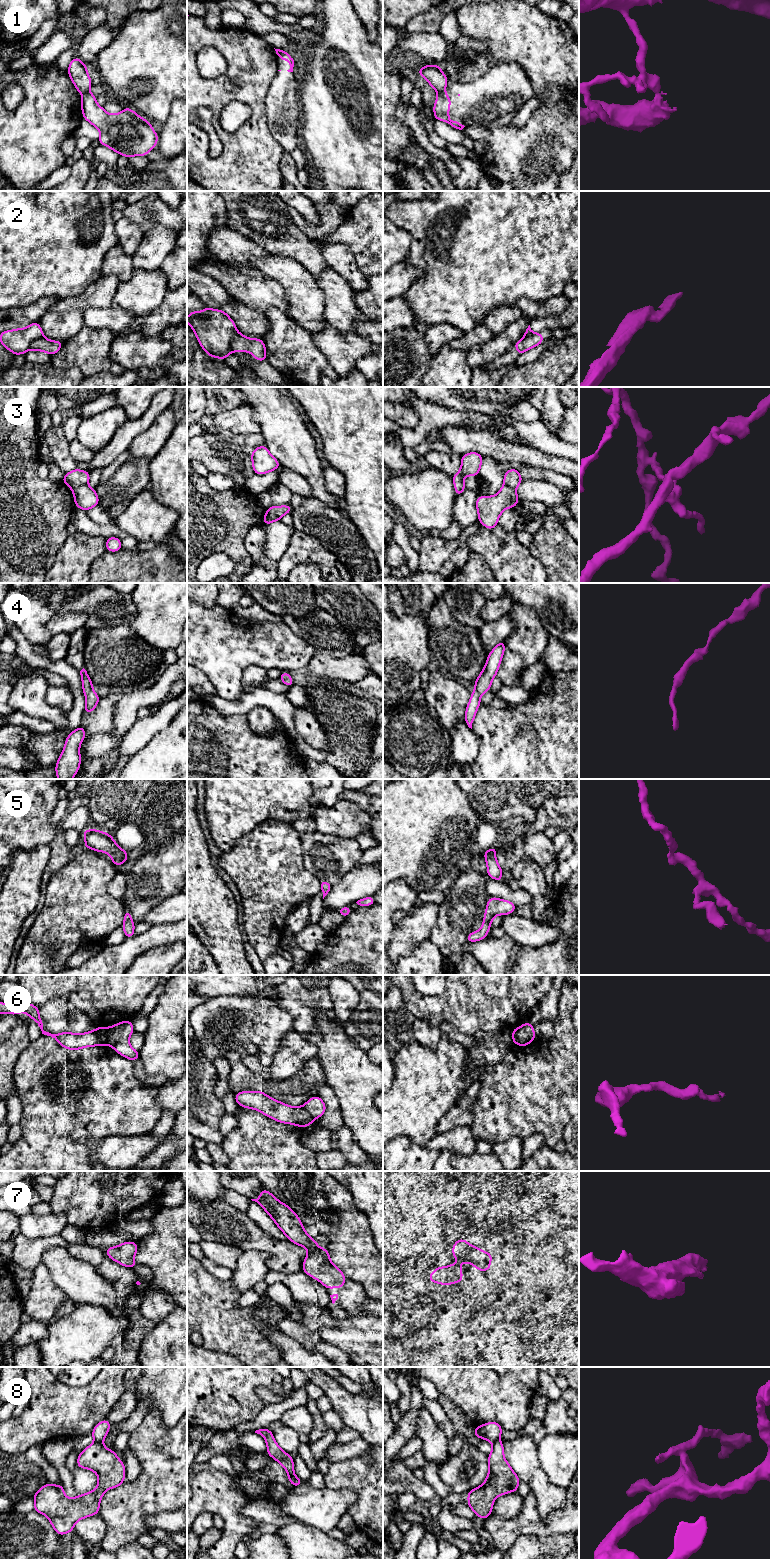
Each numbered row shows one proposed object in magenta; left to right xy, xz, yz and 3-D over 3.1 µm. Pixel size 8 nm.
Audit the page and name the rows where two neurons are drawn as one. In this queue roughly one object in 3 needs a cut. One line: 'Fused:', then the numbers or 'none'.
Fused: 1, 2, 3, 6, 8

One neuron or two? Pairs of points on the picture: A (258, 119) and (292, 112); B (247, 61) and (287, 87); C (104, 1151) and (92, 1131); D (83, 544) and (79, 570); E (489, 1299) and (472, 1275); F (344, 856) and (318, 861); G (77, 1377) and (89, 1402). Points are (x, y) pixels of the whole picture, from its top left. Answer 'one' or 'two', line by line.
A: two
B: two
C: two
D: one
E: one
F: one
G: two

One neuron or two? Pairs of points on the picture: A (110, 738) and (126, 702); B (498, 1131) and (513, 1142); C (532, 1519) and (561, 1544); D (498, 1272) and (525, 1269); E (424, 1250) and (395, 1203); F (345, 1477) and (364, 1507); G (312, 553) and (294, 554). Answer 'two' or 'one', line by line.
A: one
B: two
C: two
D: two
E: one
F: one
G: one

